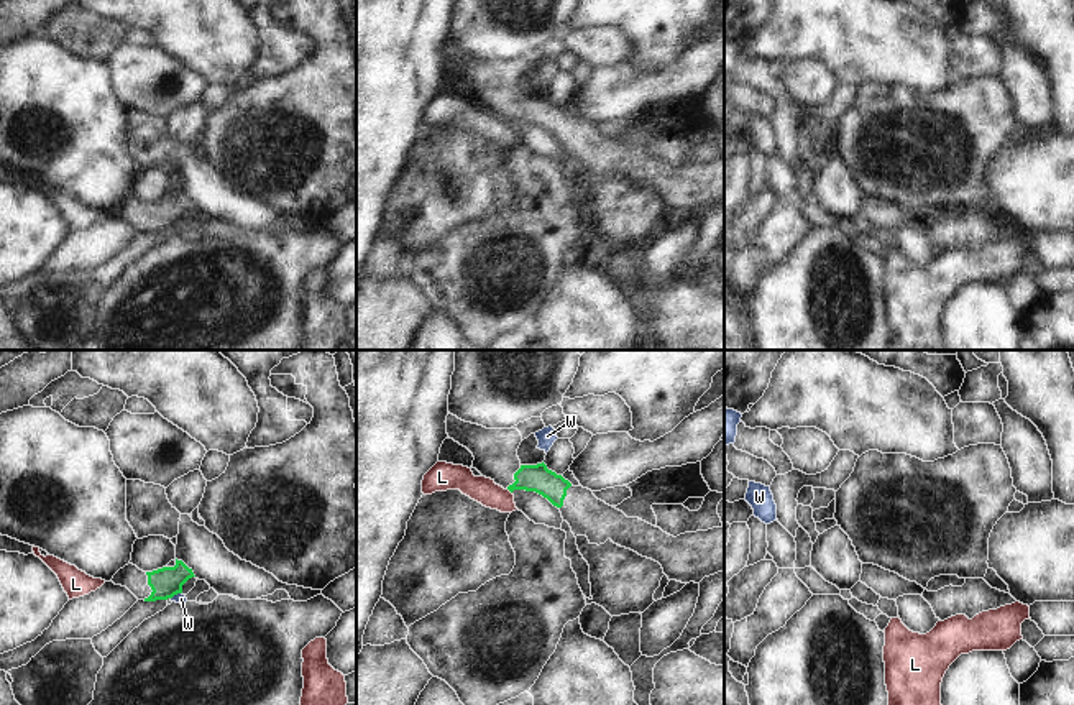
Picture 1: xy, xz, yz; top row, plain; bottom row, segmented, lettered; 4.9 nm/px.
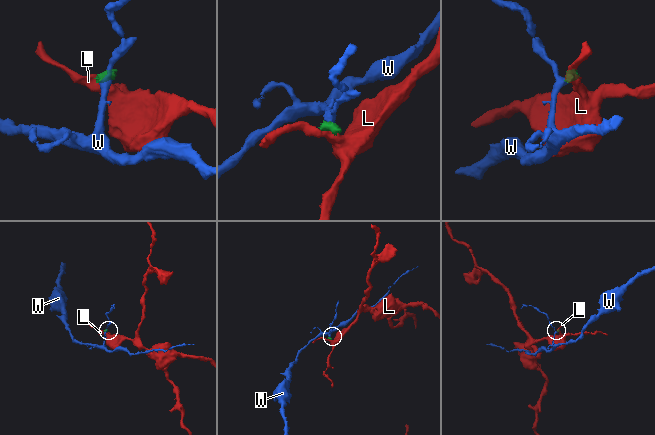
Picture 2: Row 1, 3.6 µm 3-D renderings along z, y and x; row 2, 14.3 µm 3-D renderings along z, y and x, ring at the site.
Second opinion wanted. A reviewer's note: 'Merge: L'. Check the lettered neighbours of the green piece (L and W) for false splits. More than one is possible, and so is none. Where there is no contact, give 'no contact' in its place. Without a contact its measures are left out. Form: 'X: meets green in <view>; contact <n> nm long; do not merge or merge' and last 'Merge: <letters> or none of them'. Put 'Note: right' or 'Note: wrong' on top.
Note: wrong
L: meets green in xz; contact 40 nm long; do not merge
W: meets green in xy; contact 70 nm long; do not merge
Merge: none of them

